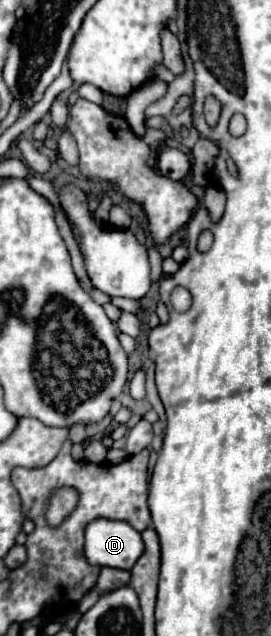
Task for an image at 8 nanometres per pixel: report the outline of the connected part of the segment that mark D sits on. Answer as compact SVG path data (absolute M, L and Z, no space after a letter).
M96 518L86 526L84 556L92 566L130 570L144 550L140 532L120 520Z

